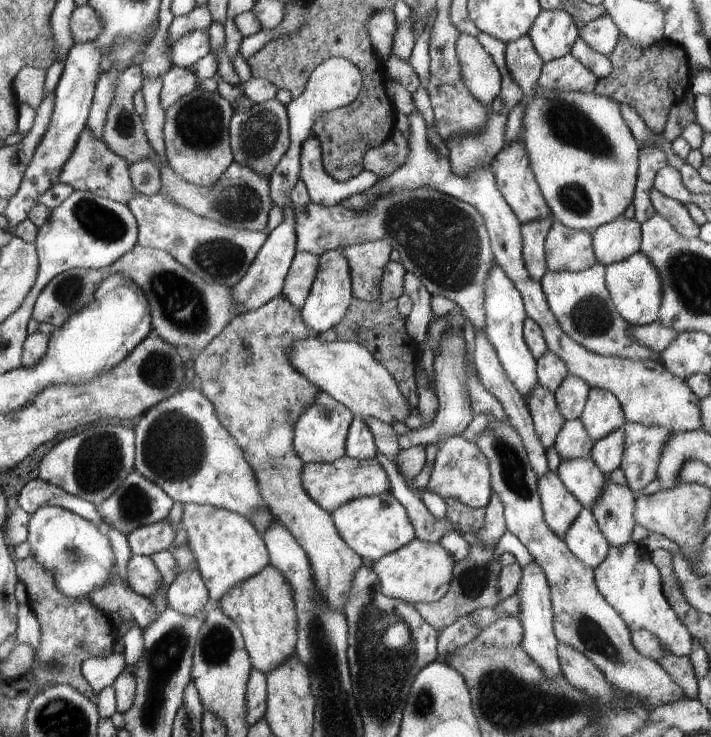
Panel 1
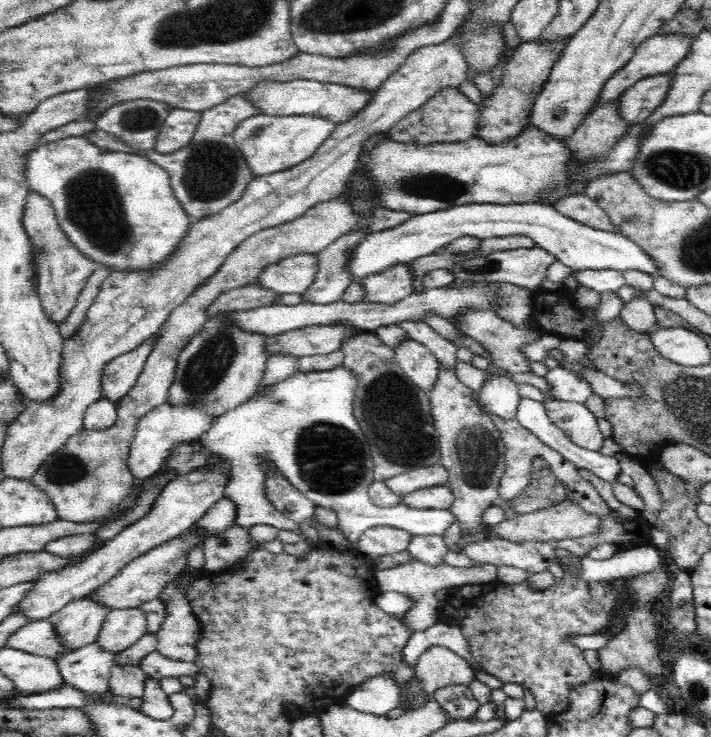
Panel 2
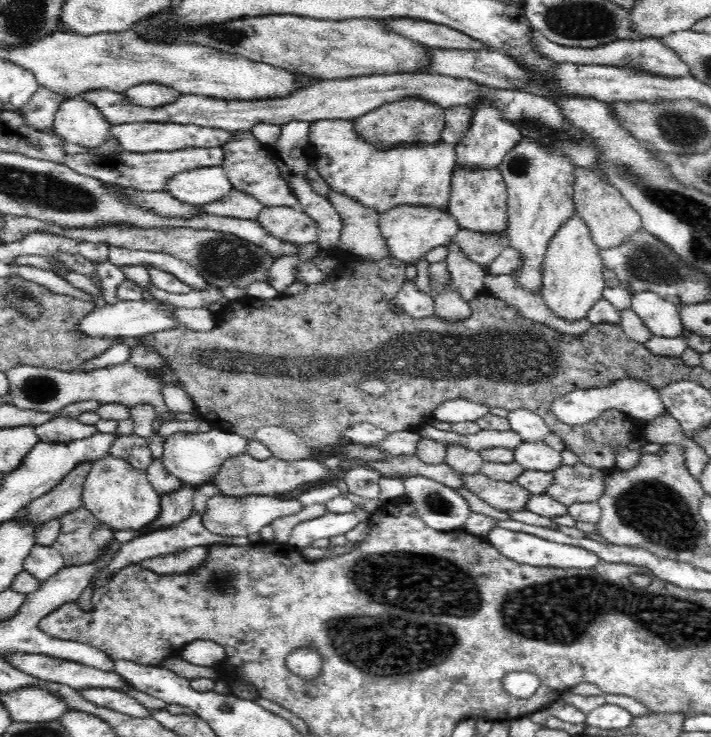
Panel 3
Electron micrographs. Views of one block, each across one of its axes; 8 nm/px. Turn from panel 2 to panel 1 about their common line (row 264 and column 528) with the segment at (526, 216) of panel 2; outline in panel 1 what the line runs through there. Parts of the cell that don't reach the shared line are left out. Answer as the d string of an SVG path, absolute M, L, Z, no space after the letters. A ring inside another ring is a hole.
M492 262L492 272L486 278L486 288L484 288L484 311L485 311L485 328L488 340L492 342L496 355L500 364L504 368L504 372L512 382L512 386L516 388L516 392L520 394L520 398L526 404L528 396L532 396L532 388L536 388L537 380L537 360L532 357L528 346L523 338L523 325L526 321L524 304L520 296L520 292L516 290L516 286L512 284L502 268ZM534 560L526 568L521 568L521 572L520 584L514 592L516 598L520 600L520 614L518 614L518 620L522 624L520 645L524 648L524 652L546 672L546 678L560 678L563 674L556 652L559 641L553 628L550 584L544 575L544 570Z

